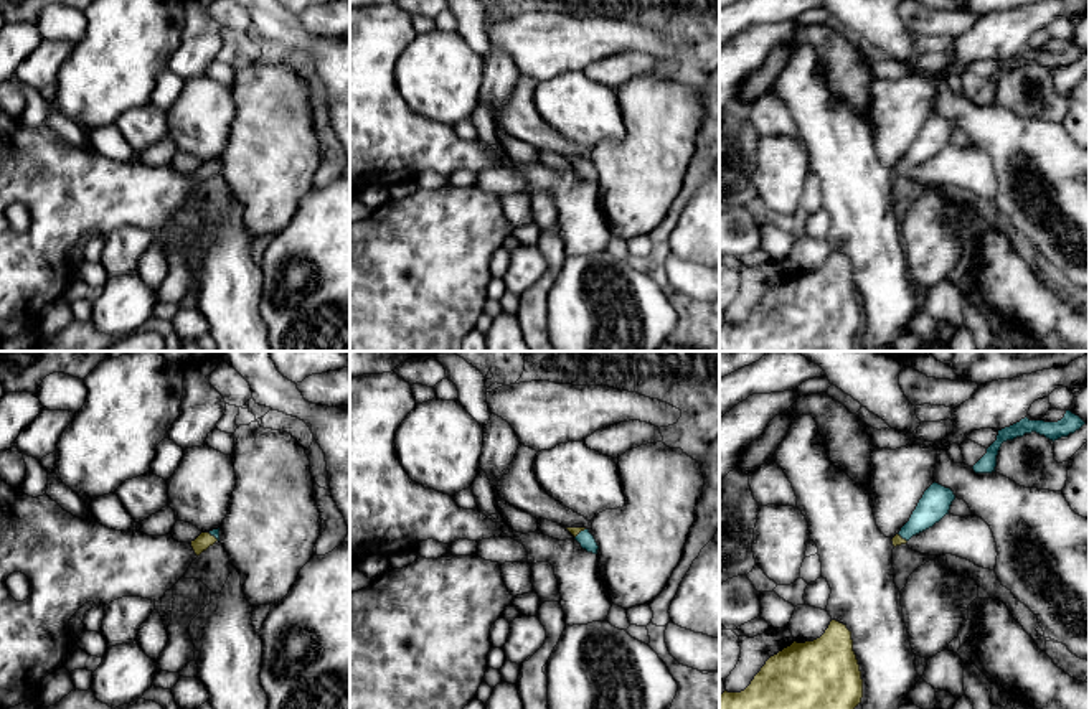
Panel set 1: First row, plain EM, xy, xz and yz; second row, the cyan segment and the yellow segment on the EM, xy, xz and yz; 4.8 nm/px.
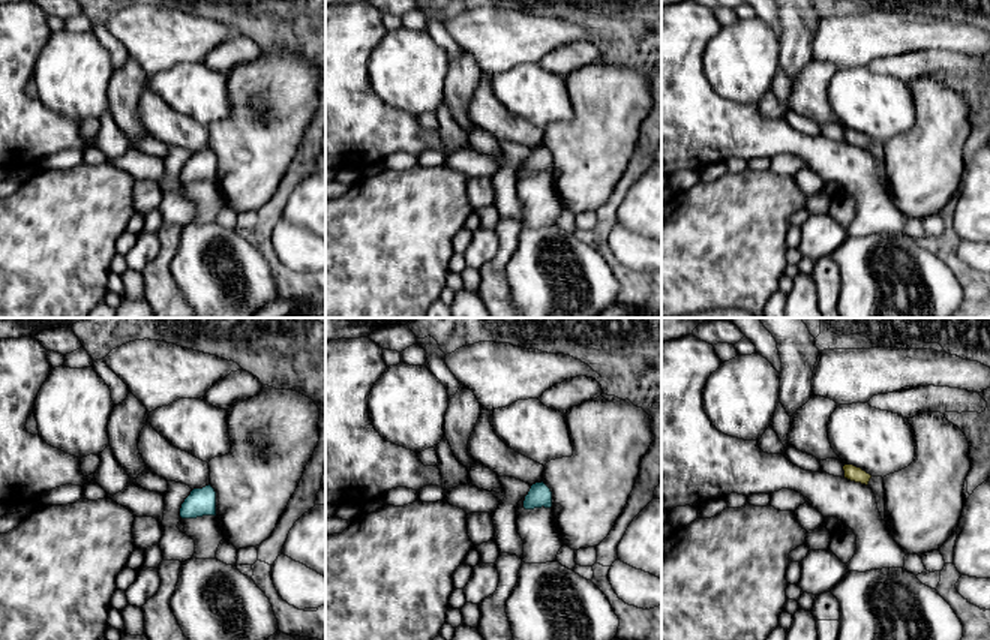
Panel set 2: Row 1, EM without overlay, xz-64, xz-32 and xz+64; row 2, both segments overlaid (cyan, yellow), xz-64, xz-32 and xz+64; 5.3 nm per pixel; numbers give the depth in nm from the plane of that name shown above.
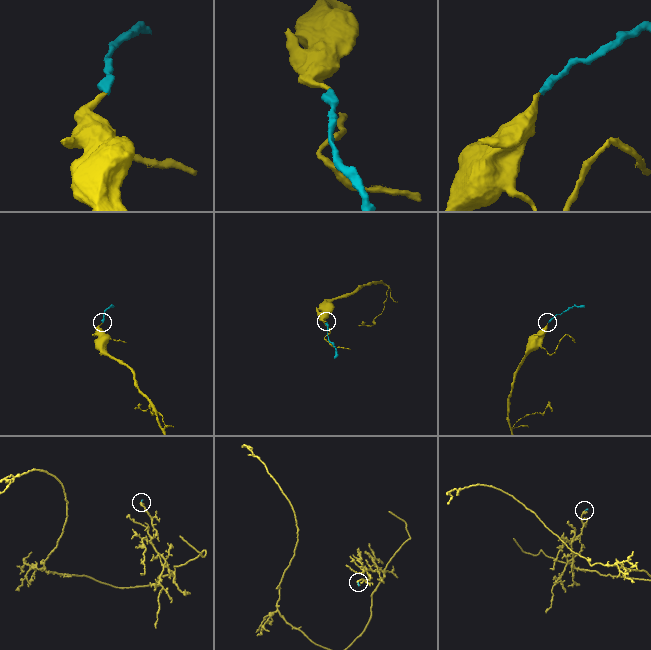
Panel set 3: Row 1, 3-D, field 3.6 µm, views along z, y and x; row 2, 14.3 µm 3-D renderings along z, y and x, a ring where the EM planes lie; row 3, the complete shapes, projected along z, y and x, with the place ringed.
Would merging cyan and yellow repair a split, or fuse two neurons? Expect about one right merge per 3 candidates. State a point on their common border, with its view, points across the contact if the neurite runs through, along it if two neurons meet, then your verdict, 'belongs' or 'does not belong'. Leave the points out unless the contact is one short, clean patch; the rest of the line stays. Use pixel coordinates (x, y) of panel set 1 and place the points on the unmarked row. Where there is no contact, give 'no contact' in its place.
meets cyan in xz at (579, 164); runs through xz (584, 169), (579, 164), (575, 162); belongs

